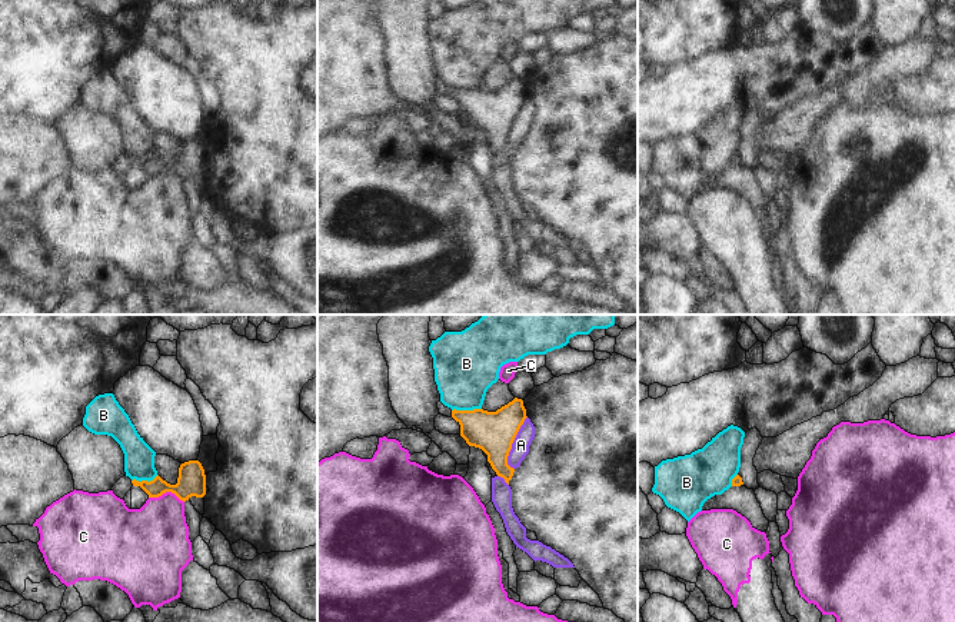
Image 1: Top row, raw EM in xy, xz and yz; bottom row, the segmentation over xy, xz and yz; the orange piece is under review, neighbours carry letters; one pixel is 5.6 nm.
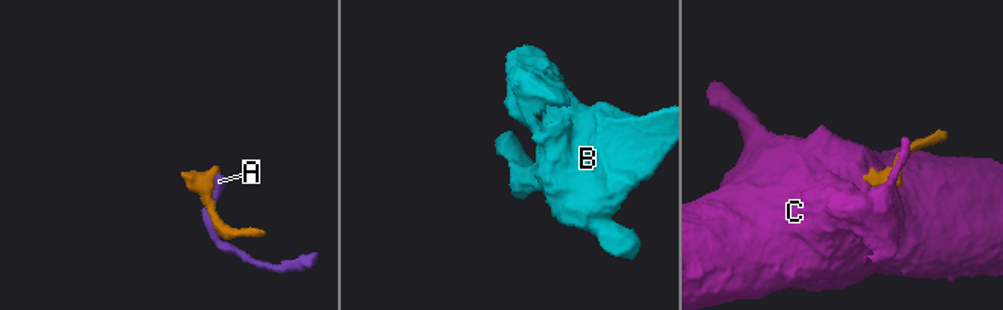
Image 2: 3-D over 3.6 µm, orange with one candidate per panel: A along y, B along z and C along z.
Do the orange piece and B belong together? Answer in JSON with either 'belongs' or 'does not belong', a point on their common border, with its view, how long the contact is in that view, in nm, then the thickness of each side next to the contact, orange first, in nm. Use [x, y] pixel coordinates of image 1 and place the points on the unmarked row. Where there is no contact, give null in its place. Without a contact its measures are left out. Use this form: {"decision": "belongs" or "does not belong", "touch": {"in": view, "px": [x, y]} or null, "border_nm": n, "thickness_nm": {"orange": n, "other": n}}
{"decision": "does not belong", "touch": {"in": "xz", "px": [466, 90]}, "border_nm": 170, "thickness_nm": {"orange": 240, "other": 360}}

